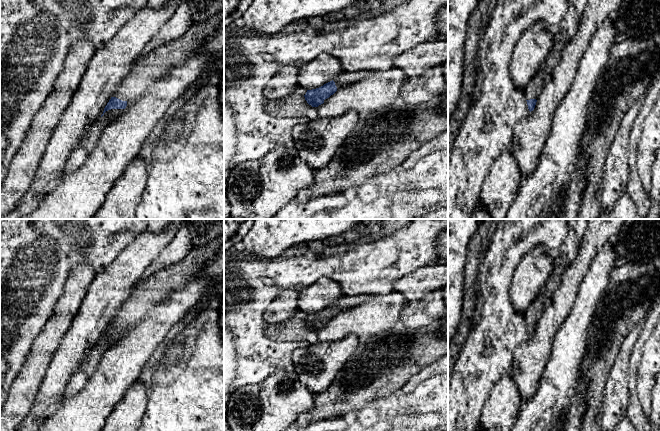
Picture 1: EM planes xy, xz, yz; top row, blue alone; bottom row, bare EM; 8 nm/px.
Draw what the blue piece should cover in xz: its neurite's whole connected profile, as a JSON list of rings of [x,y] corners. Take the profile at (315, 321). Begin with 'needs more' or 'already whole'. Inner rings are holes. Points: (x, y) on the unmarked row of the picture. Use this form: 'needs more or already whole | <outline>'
needs more | [[[360,295],[358,297],[341,296],[332,305],[324,308],[323,310],[307,314],[304,319],[305,324],[312,331],[318,331],[324,327],[325,323],[329,322],[337,314],[367,301],[370,297],[370,295]]]

